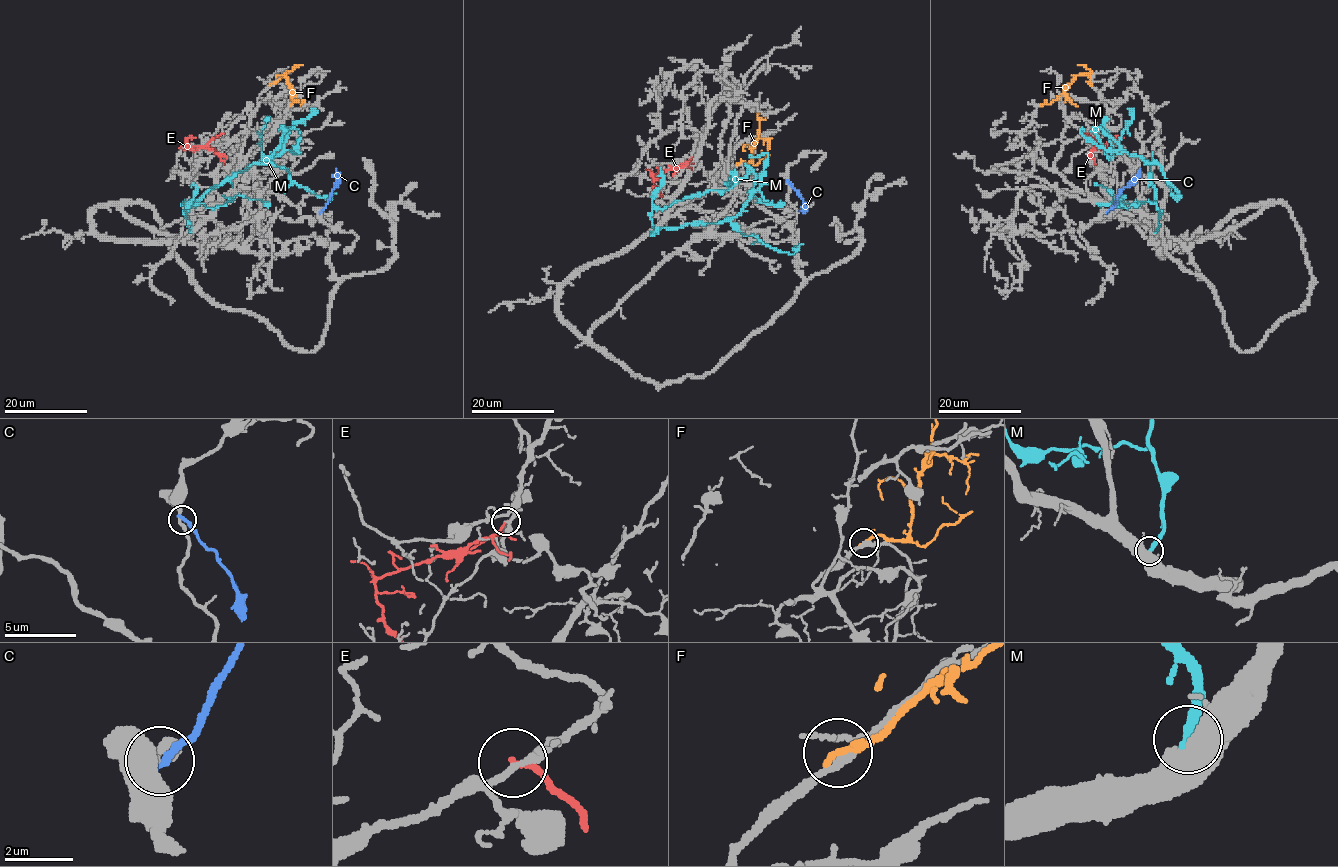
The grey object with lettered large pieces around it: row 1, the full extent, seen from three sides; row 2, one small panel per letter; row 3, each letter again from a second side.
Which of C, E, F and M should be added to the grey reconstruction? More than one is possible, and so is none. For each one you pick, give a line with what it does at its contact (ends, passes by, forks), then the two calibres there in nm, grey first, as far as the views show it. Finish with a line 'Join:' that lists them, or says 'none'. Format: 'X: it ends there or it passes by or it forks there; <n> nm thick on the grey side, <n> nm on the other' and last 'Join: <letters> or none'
Join: none

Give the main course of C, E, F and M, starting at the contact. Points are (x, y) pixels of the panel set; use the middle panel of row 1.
C: (788, 181), (802, 198), (802, 213)
E: (690, 158), (678, 167), (653, 175), (652, 182), (662, 196)
F: (738, 164), (752, 159), (754, 143), (758, 139), (759, 113)
M: (656, 228), (653, 232), (733, 218), (755, 179), (749, 170), (729, 185), (735, 177)

